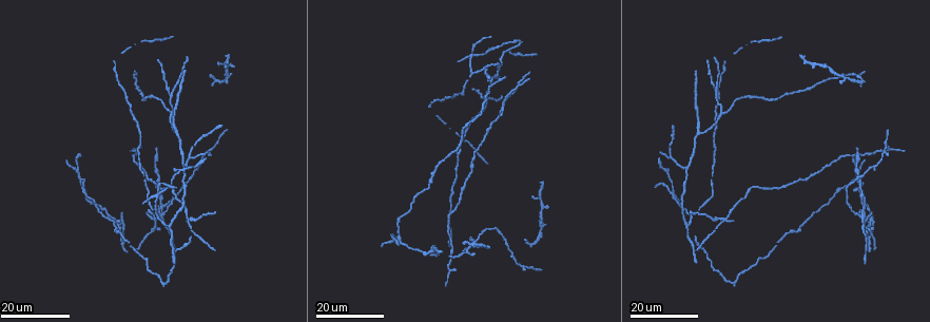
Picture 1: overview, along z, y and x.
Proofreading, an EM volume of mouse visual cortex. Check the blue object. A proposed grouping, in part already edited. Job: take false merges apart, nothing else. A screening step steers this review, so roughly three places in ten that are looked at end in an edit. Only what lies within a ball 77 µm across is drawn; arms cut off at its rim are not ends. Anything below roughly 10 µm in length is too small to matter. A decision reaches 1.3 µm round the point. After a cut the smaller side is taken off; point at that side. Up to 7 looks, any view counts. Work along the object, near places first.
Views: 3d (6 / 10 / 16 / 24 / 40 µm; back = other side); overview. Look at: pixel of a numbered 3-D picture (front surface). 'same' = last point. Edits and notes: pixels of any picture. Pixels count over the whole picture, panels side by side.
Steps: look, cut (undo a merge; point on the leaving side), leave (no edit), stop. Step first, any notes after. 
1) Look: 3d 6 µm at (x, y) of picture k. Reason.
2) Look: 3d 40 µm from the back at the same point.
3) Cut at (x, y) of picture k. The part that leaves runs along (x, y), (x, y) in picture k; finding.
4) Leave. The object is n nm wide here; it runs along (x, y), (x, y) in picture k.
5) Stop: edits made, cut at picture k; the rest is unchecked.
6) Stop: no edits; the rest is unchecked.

Look: 3d 24 µm at (157, 217) of picture 1. Arms part here.

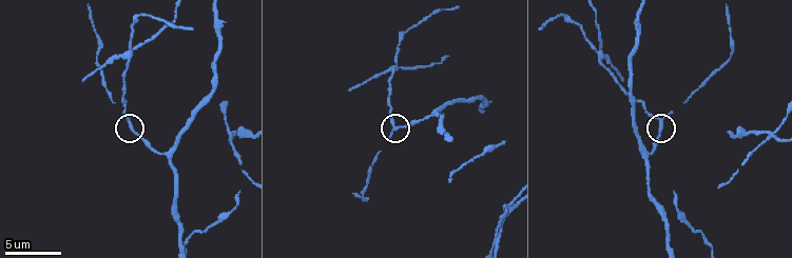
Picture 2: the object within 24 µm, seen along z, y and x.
Look: 3d 10 µm at (128, 119) of picture 2.

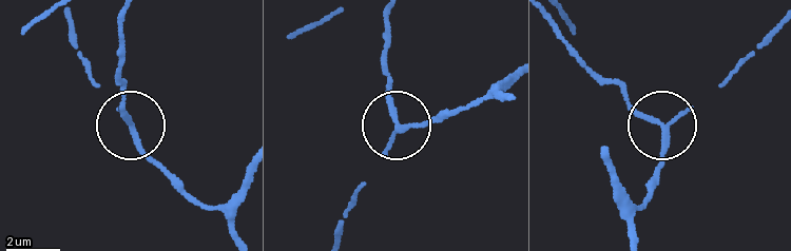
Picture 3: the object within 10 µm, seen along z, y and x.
Leave. 3 arms meet here; continuous, no second cell.

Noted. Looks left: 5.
Look: 3d 24 µm at (171, 93) of picture 1. Arms part here.

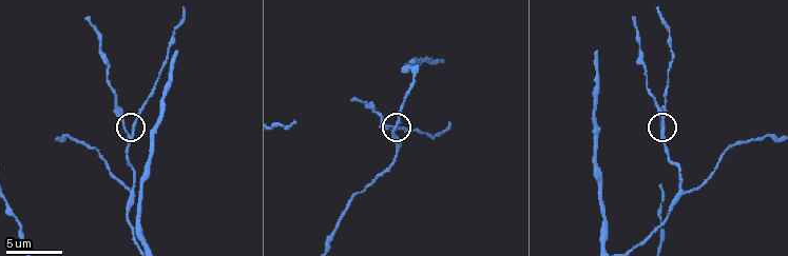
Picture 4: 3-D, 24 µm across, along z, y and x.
Look: 3d 10 µm at (131, 134) of picture 4. Closer look.

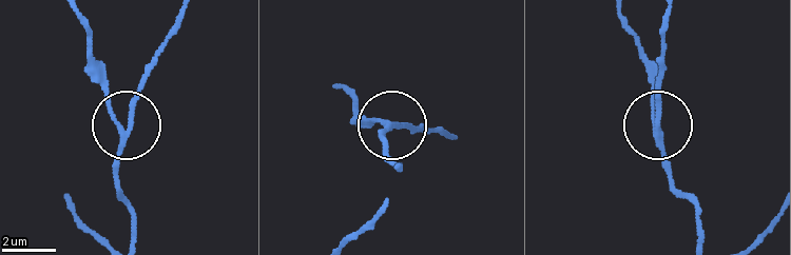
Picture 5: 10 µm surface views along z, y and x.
Leave. It runs along (134, 239), (134, 212), (120, 184), (122, 126), (89, 64) in picture 5; continuous, no second cell.

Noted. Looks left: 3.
Look: 3d 6 µm at (415, 75) of picture 4. Side arm on a straight run.

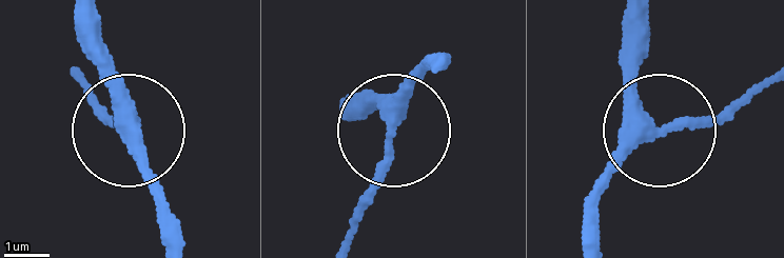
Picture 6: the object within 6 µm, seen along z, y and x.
Leave. It runs along (582, 235), (593, 190), (658, 133), (639, 87), (639, 20) in picture 6; all the same cell.

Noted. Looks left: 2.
Stop: no edits; the rest is unchecked.

